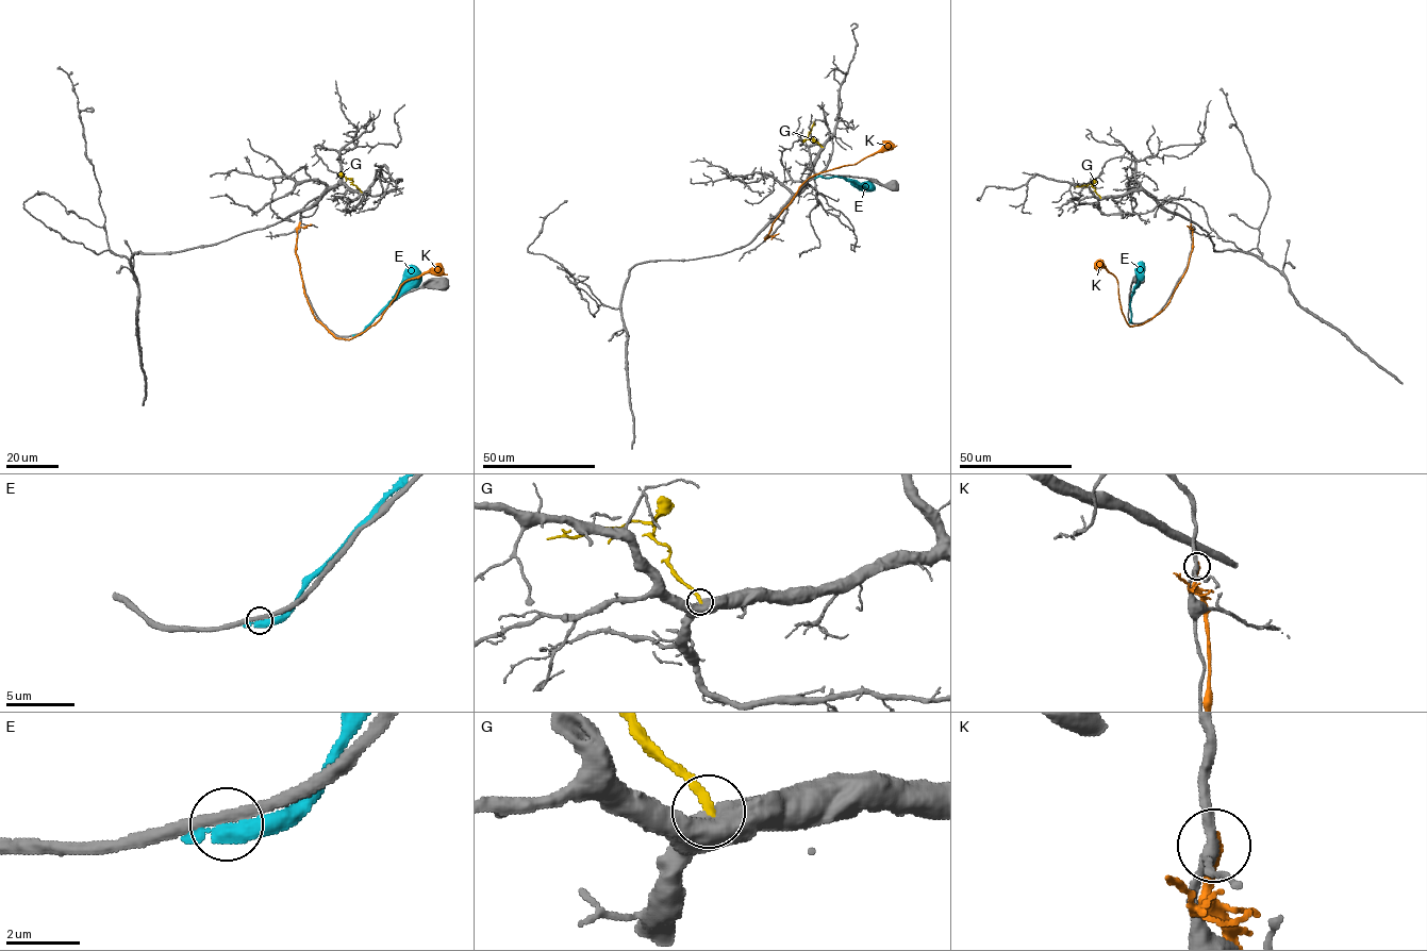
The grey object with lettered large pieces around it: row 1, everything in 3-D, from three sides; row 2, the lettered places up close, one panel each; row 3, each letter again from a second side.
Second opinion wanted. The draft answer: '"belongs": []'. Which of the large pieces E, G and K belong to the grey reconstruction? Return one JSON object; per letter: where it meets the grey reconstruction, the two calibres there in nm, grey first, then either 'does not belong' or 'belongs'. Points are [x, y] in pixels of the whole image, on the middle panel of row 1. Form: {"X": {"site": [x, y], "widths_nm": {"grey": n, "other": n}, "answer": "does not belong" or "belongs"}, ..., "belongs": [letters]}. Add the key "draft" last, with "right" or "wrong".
{"E": {"site": [817, 177], "widths_nm": {"grey": 280, "other": 320}, "answer": "does not belong"}, "G": {"site": [822, 147], "widths_nm": {"grey": 800, "other": 240}, "answer": "does not belong"}, "K": {"site": [768, 237], "widths_nm": {"grey": 280, "other": 360}, "answer": "does not belong"}, "belongs": [], "draft": "right"}

